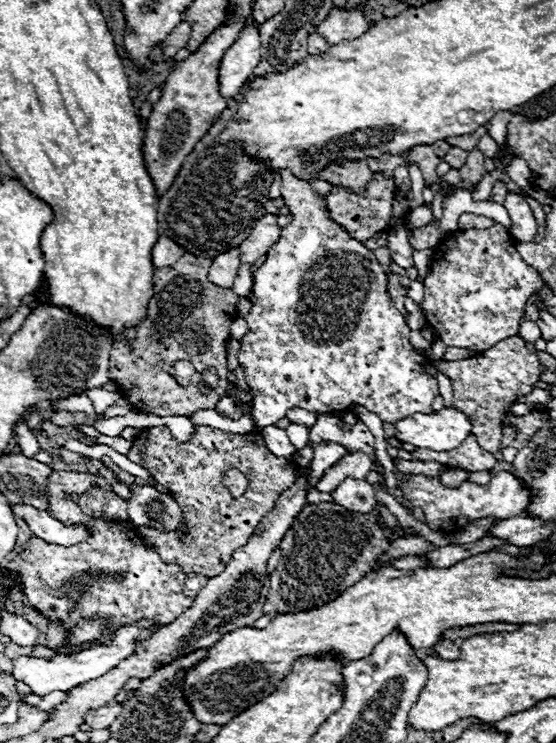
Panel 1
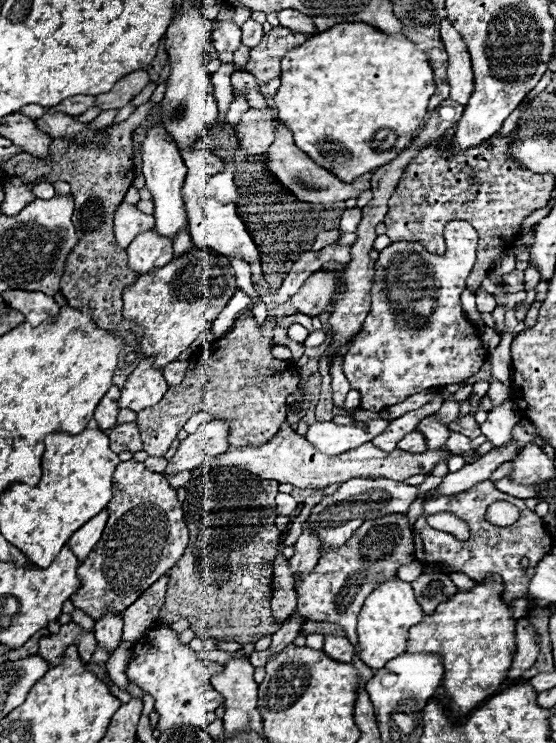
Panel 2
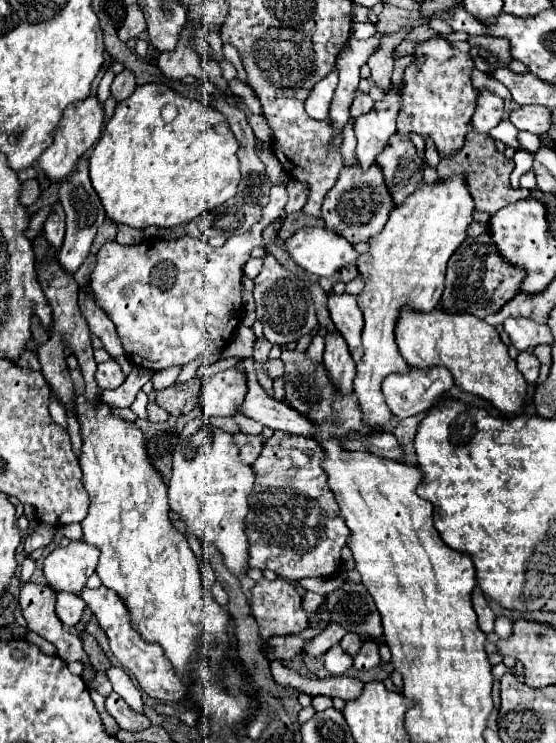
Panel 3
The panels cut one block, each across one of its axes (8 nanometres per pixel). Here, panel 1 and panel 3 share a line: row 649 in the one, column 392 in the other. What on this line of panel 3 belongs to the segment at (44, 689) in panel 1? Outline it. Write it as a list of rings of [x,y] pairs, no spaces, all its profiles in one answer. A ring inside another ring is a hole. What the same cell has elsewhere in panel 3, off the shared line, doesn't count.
[[[392,88],[386,90],[386,98],[376,102],[374,108],[354,120],[354,134],[358,140],[356,160],[358,166],[366,172],[376,156],[388,146],[388,140],[396,132],[396,114],[398,114],[398,92]]]

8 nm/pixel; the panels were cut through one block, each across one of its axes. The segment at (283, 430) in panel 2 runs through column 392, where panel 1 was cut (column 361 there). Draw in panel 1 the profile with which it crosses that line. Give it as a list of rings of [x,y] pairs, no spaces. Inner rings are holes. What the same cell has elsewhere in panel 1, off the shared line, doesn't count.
[[[352,452],[346,454],[346,458],[340,458],[334,466],[330,466],[330,470],[326,470],[326,474],[318,480],[316,490],[320,492],[332,492],[338,488],[338,484],[346,478],[366,478],[369,472],[378,472],[384,474],[384,466],[376,460],[372,460],[368,454],[364,452]]]

